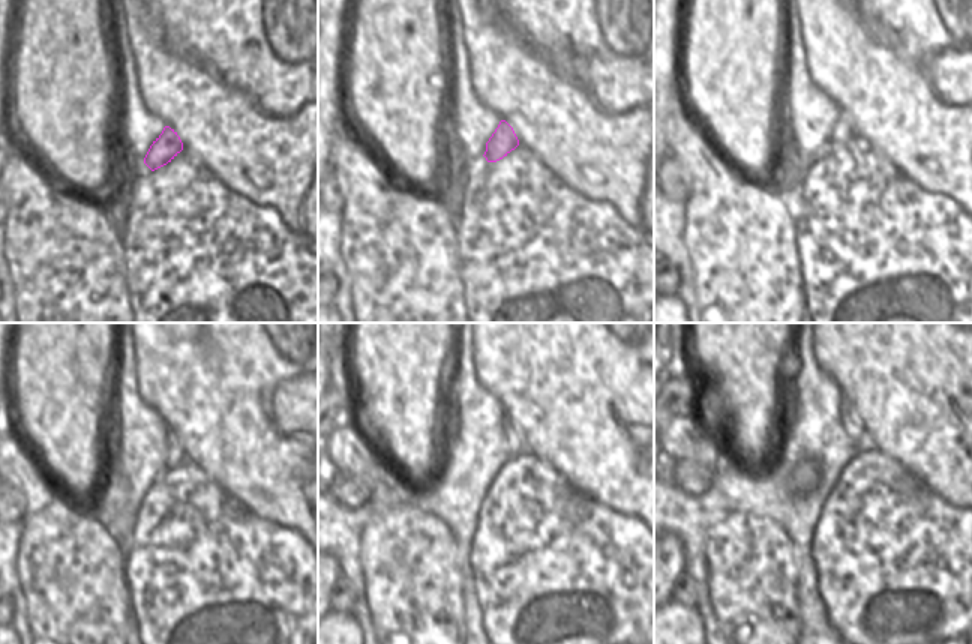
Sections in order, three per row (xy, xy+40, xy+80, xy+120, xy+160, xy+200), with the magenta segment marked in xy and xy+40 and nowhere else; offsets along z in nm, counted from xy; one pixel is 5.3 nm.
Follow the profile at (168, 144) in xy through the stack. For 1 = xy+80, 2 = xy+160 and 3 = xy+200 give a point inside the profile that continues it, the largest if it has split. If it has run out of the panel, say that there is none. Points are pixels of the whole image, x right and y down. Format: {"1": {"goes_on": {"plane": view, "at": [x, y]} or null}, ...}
{"1": {"goes_on": {"plane": "xy+80", "at": [843, 131]}}, "2": {"goes_on": {"plane": "xy+160", "at": [515, 440]}}, "3": {"goes_on": {"plane": "xy+200", "at": [852, 424]}}}

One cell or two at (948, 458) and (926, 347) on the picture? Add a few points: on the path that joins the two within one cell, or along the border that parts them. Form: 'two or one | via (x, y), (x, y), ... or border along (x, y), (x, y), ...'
one | via (948, 431), (947, 374)

